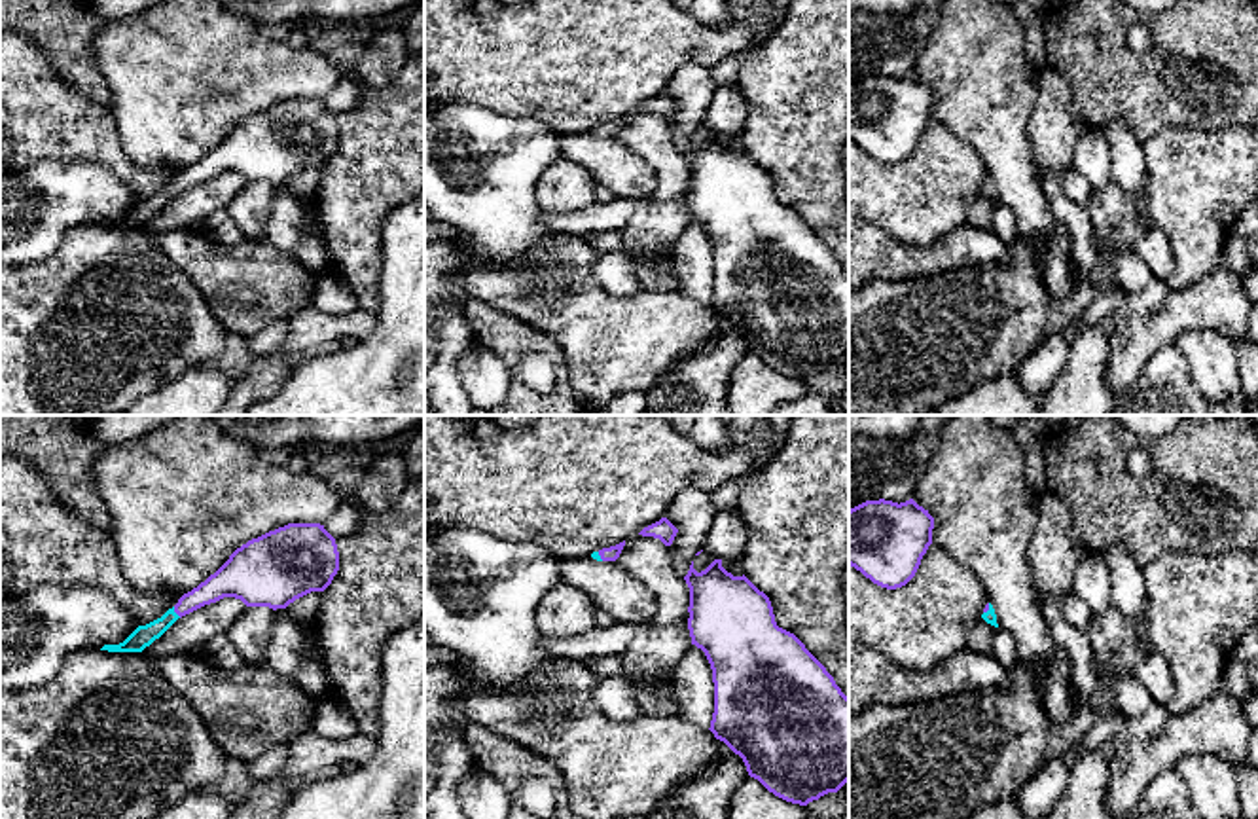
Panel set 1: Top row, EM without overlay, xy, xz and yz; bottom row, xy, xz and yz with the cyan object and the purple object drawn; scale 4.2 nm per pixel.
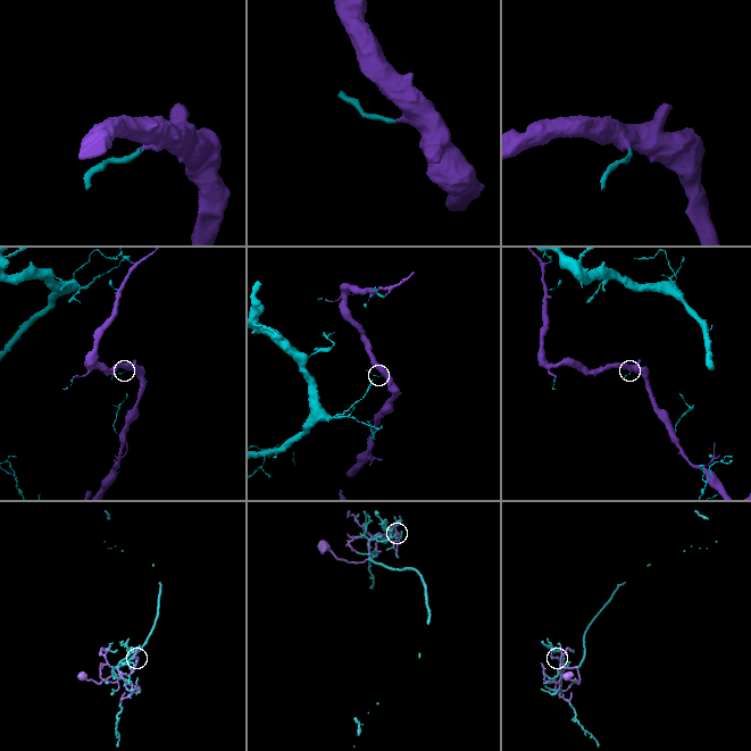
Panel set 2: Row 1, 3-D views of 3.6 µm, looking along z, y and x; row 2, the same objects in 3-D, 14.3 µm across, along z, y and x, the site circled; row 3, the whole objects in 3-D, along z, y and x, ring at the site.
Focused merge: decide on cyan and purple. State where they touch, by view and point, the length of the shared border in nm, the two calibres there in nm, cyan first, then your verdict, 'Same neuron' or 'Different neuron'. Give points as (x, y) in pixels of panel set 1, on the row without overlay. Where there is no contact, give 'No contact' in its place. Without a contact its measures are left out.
Touches cyan at xy (175, 188). Shared border 60 nm. Thickness 90 nm (cyan) against 120 nm. Same neuron

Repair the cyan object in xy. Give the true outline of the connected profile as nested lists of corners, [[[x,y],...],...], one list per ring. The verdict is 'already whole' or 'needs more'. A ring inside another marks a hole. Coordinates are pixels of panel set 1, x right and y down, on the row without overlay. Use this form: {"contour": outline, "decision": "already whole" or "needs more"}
{"contour": [[[288,99],[237,123],[214,150],[184,169],[161,193],[100,226],[142,228],[178,193],[224,173],[241,174],[246,182],[286,184],[311,167],[324,167],[337,146],[337,119],[324,100]]], "decision": "needs more"}

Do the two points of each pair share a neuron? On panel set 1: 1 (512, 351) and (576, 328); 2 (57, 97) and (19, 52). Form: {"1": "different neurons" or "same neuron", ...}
{"1": "different neurons", "2": "same neuron"}

